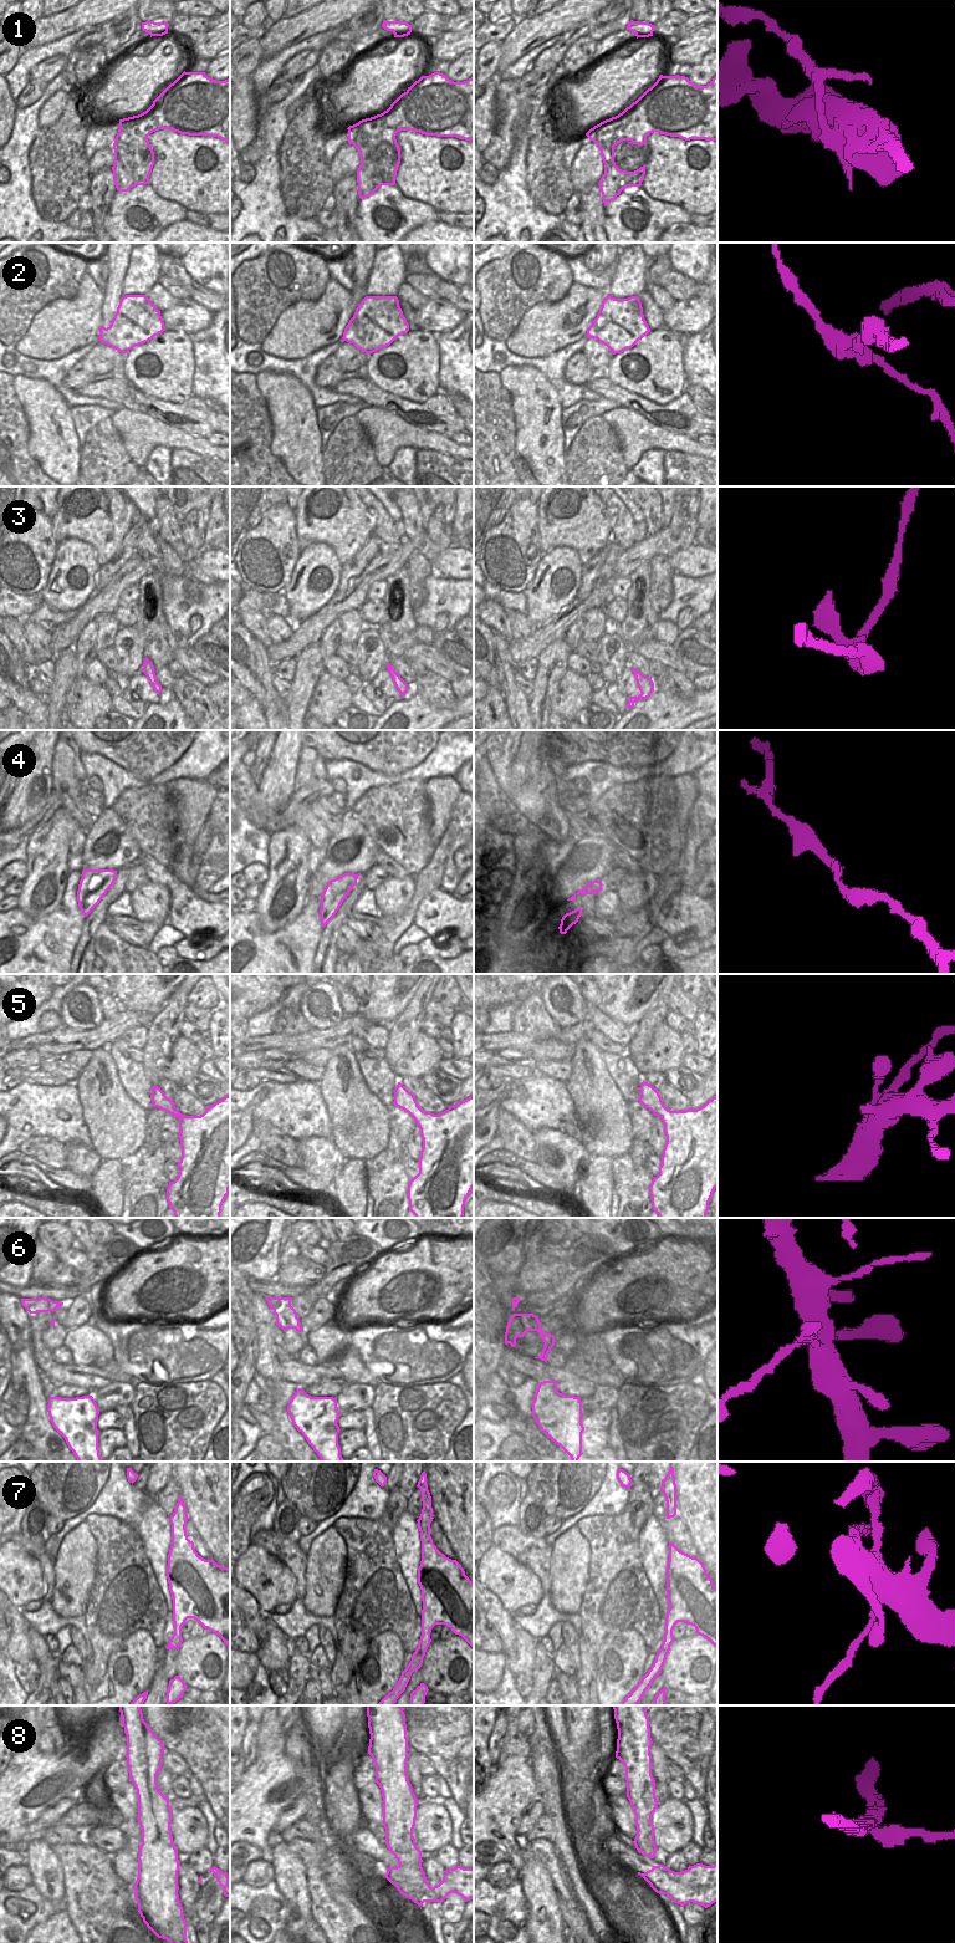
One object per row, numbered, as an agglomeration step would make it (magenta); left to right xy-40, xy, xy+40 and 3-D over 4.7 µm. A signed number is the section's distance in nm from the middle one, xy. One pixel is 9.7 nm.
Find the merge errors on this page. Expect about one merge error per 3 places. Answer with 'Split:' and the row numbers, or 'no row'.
Split: 1, 2, 8

